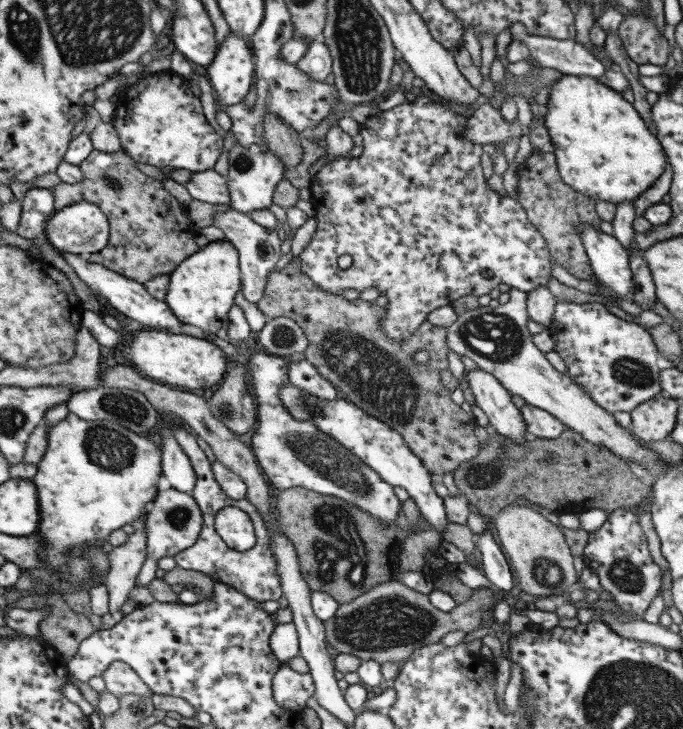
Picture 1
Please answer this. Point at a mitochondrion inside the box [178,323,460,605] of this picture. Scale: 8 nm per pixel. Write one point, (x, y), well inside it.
(385, 386)

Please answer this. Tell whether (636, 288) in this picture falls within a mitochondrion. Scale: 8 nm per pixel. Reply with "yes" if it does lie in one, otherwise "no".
no

